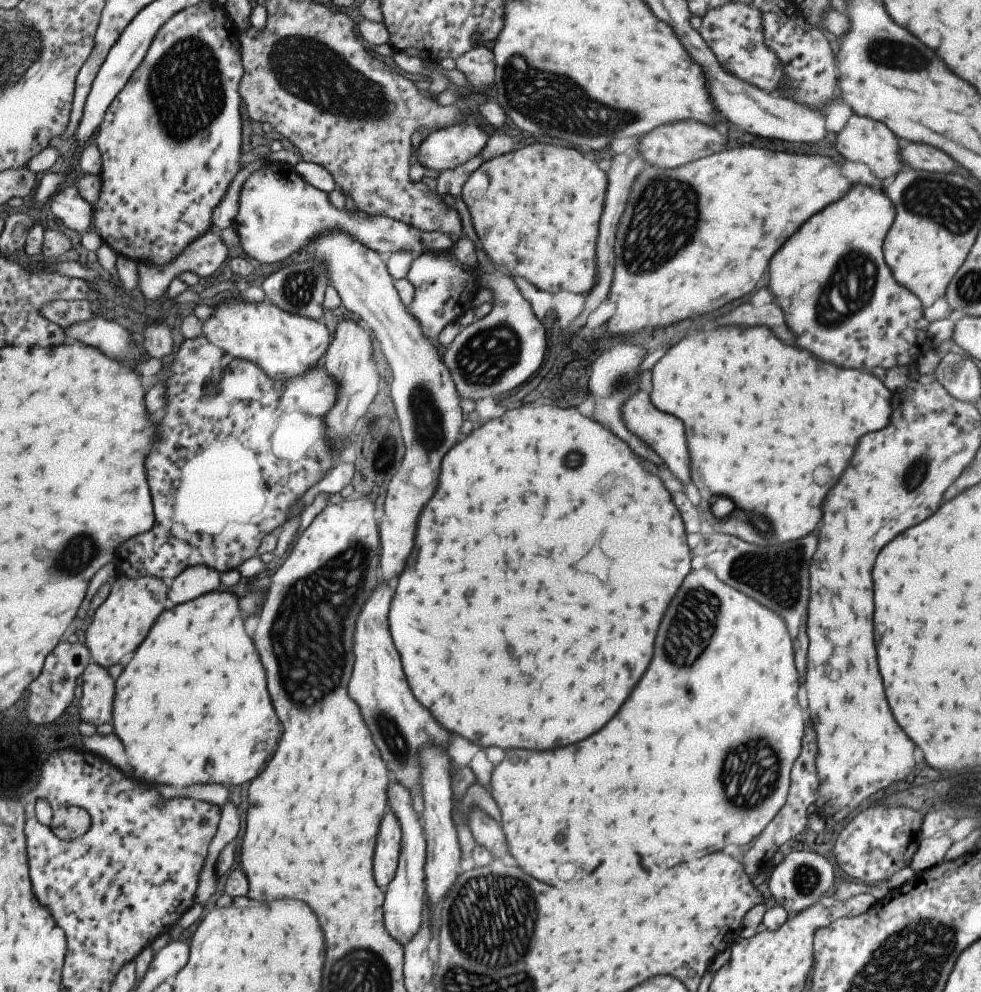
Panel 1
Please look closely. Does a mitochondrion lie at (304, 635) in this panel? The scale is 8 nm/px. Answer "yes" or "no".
yes

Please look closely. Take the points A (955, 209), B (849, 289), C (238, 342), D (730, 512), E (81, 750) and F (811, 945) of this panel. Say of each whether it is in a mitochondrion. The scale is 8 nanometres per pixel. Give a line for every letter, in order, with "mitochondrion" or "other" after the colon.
A: mitochondrion
B: mitochondrion
C: other
D: mitochondrion
E: other
F: other

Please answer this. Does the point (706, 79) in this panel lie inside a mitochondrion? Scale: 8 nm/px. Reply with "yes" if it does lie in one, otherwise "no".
no

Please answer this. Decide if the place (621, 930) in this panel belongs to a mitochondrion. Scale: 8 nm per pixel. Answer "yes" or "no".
no

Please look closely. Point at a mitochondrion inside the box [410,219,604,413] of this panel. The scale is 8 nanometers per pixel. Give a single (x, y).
(489, 355)

